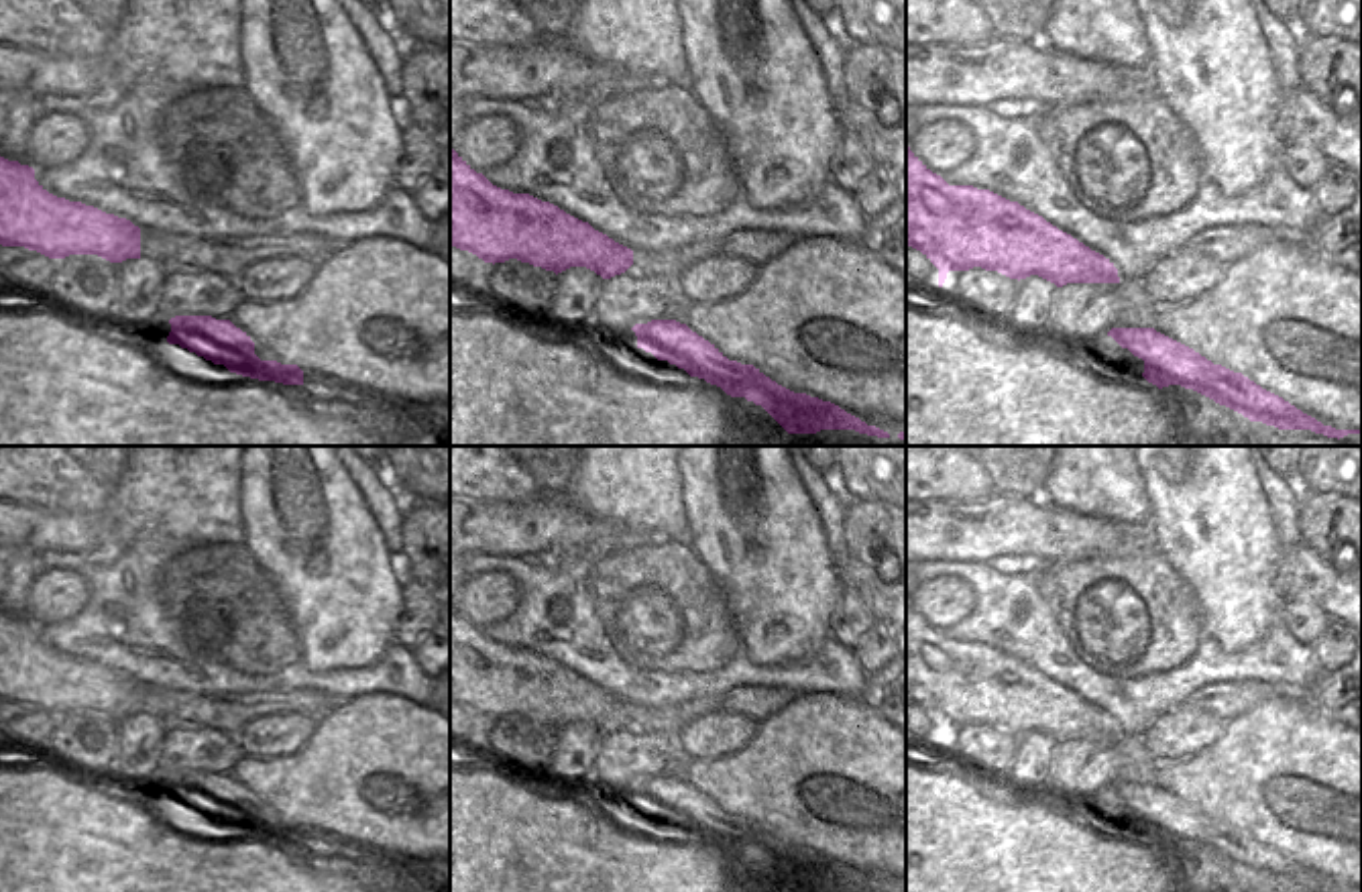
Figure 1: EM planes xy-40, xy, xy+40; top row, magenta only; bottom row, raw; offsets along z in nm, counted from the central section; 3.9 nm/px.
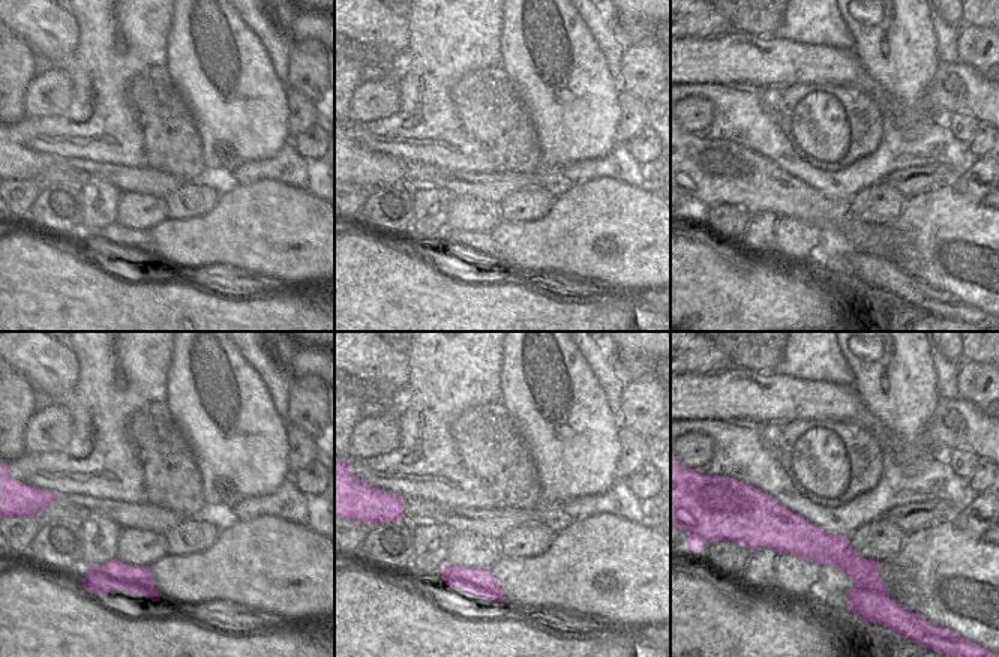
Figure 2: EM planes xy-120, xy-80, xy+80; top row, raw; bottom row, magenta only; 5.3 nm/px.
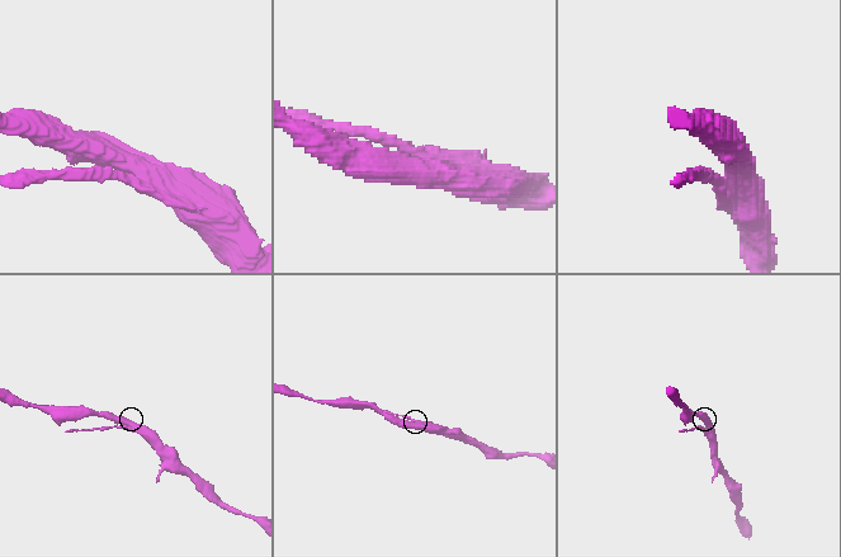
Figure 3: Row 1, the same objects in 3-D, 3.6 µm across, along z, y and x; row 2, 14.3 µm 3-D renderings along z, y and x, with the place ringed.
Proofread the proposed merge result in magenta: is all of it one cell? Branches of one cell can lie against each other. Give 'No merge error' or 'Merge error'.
No merge error.

